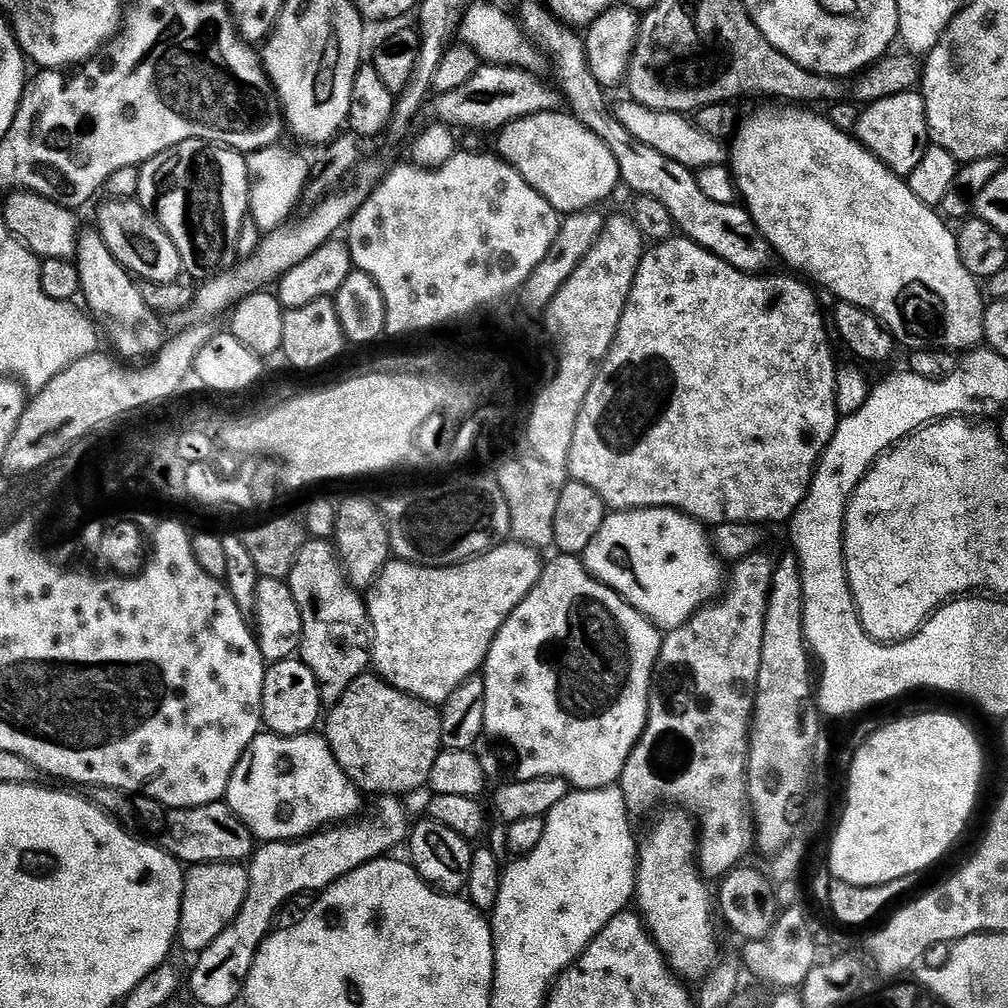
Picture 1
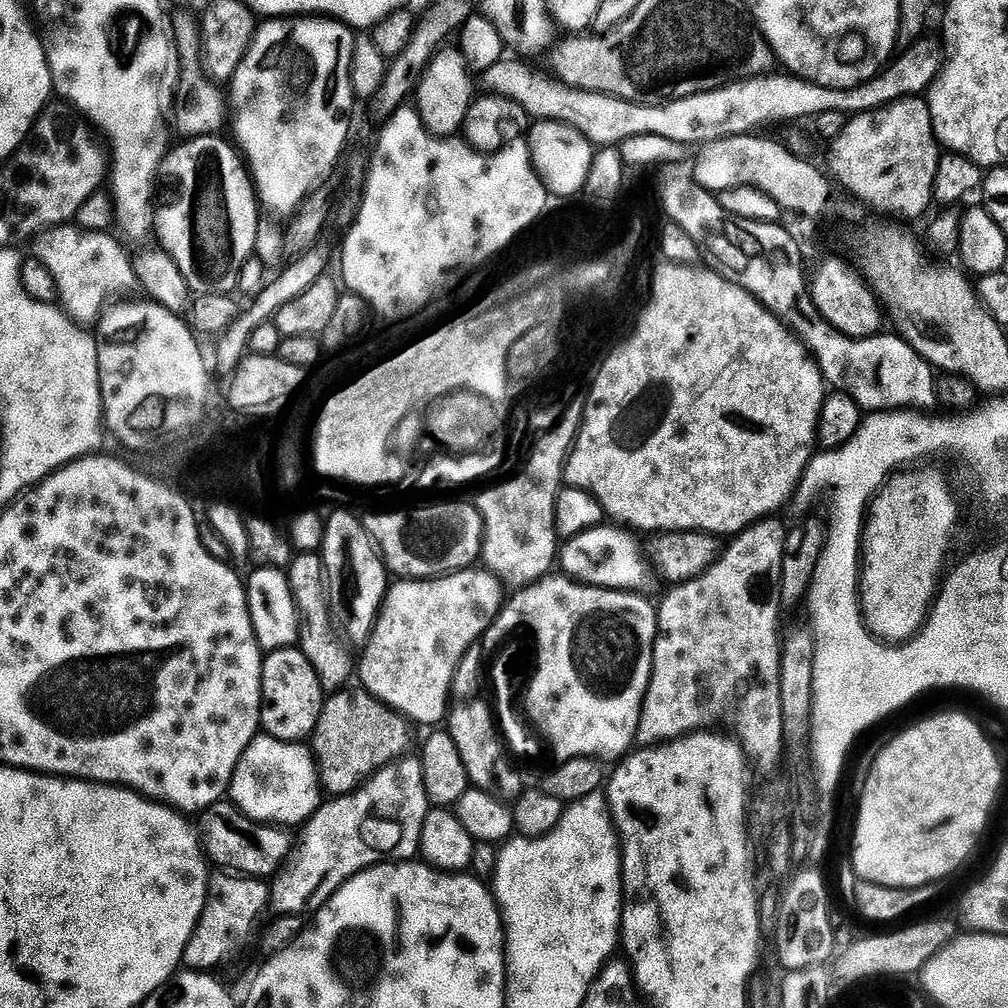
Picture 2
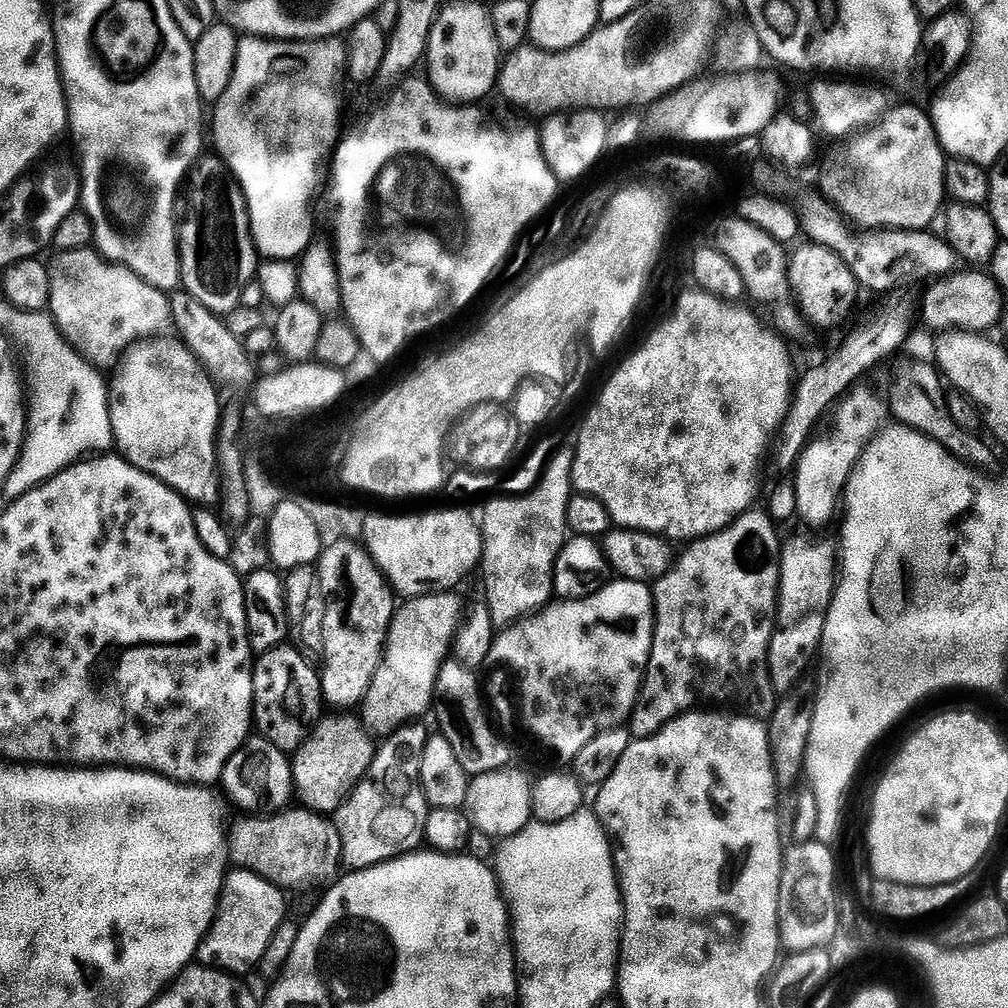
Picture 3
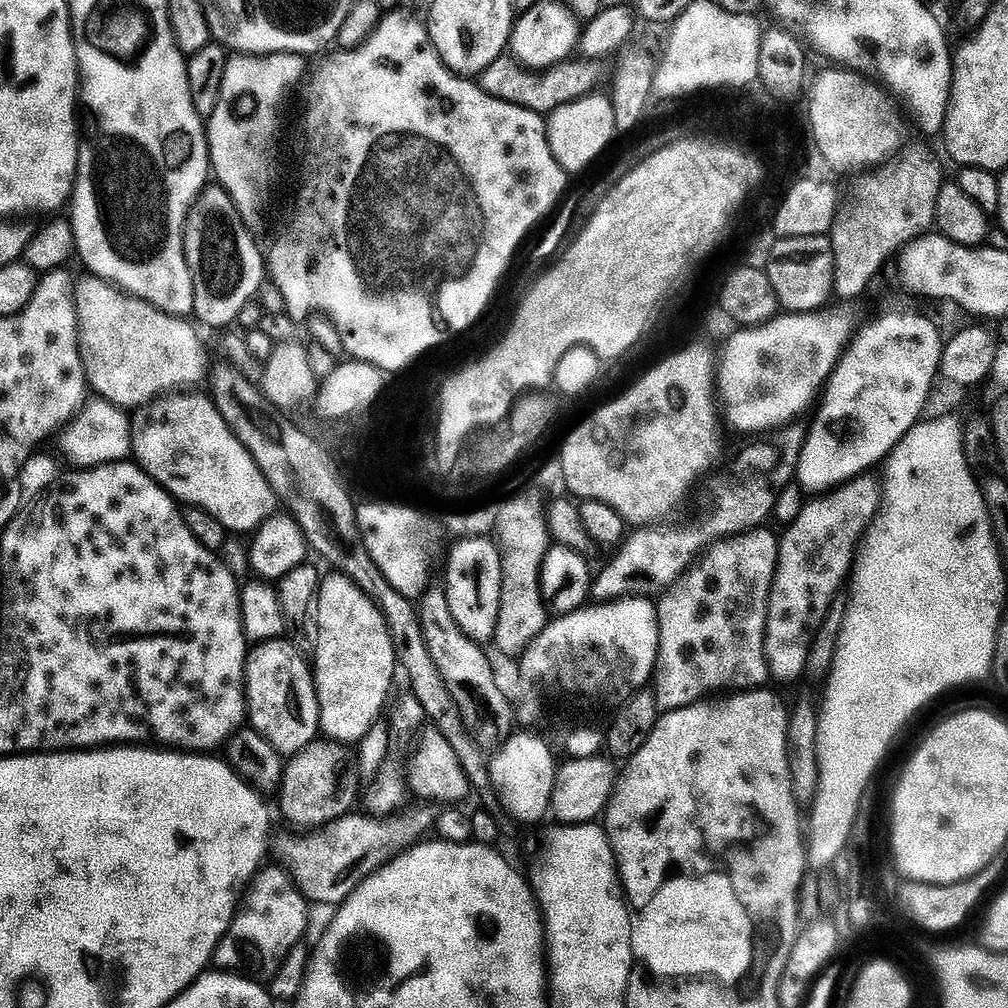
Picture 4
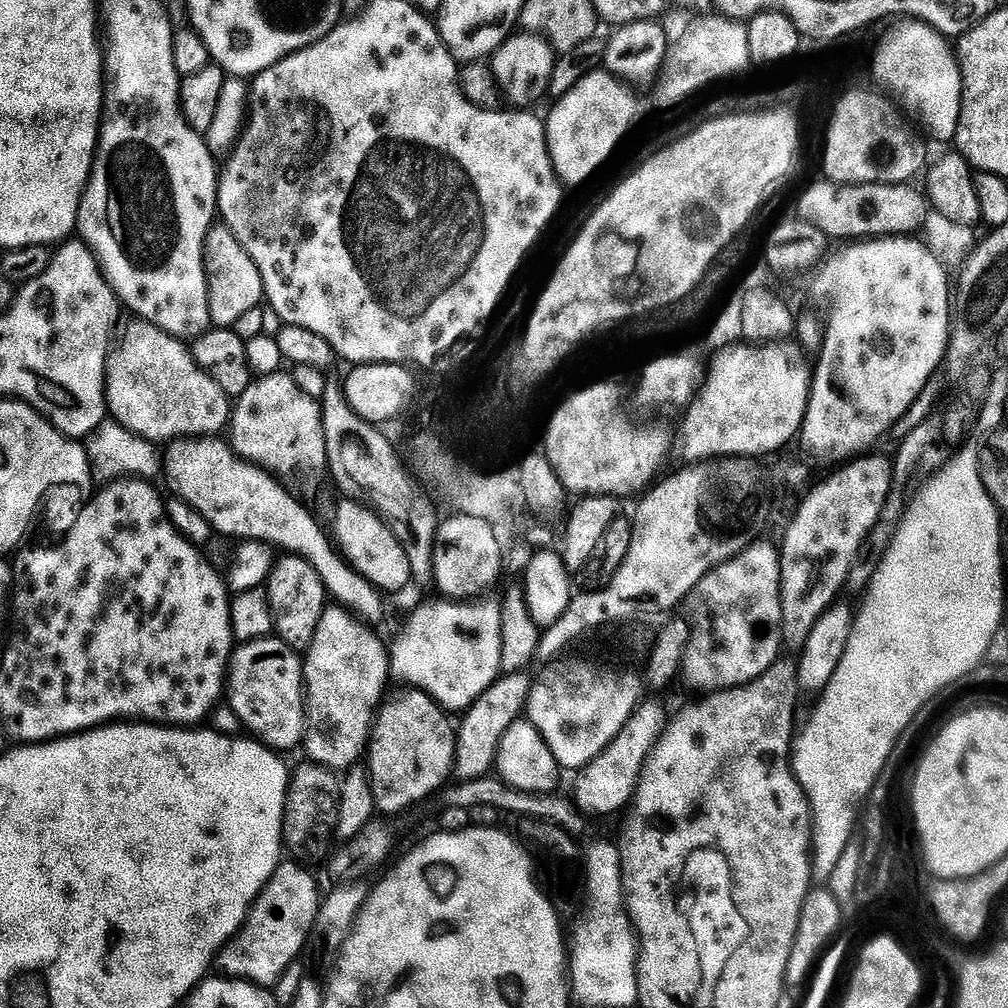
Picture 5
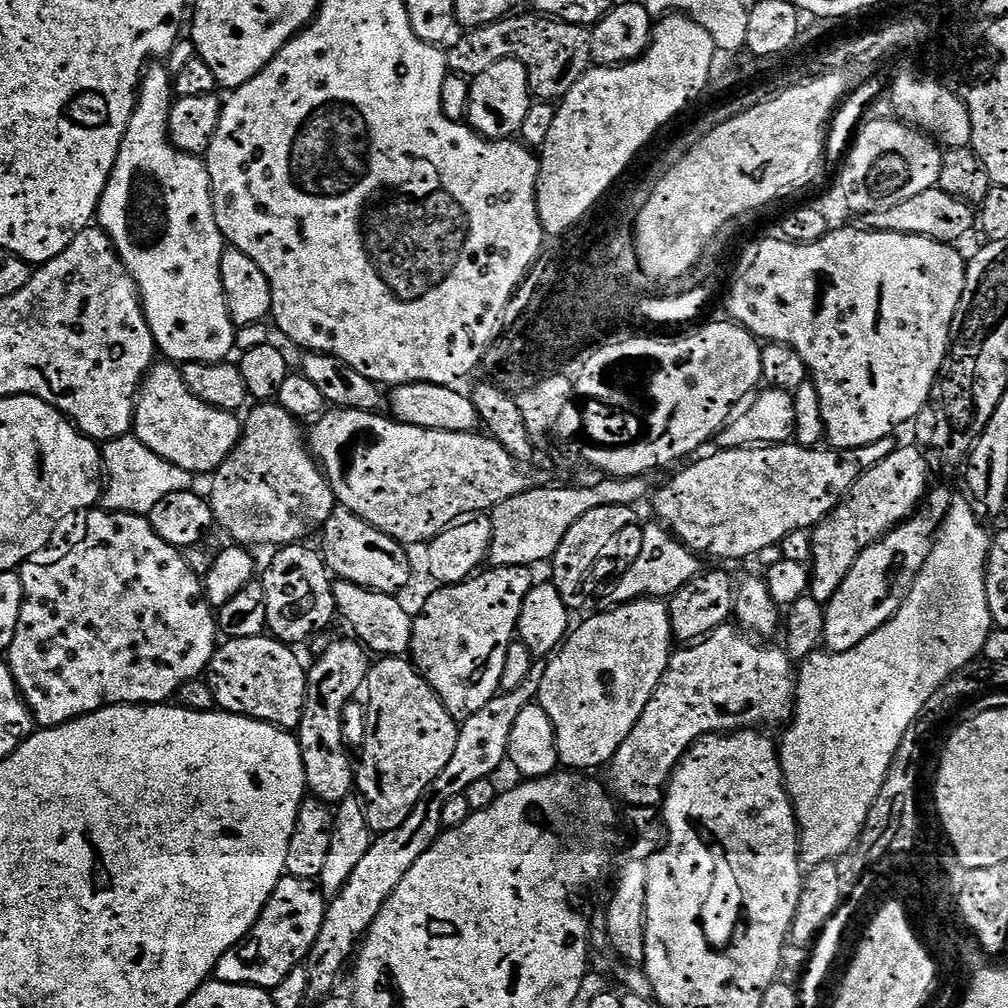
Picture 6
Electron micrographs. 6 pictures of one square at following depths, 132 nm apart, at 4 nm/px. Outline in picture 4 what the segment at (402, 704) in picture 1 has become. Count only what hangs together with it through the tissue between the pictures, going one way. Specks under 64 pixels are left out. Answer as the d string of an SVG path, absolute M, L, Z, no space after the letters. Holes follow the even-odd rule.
M317 738L285 763L284 777L278 789L280 812L292 823L302 824L306 830L341 820L355 809L352 807L356 804L359 779L358 760L349 745L340 744L337 740Z

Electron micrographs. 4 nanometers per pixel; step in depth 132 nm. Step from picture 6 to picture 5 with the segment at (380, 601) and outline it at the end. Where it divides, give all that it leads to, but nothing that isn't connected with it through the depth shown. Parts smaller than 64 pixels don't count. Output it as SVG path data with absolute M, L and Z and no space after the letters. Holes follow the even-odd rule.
M184 438L179 442L169 443L168 457L164 456L162 460L162 472L165 477L168 475L168 484L176 491L173 493L206 517L219 535L227 538L240 536L241 541L263 540L272 546L281 544L285 553L304 557L306 562L310 562L310 566L314 566L314 570L318 570L318 578L322 578L331 597L337 596L340 599L337 601L343 602L369 625L376 626L384 616L384 606L380 602L381 593L337 552L329 533L327 536L320 529L320 520L315 515L304 516L303 506L280 485L283 483L277 477L241 459L225 441L224 444L220 438Z

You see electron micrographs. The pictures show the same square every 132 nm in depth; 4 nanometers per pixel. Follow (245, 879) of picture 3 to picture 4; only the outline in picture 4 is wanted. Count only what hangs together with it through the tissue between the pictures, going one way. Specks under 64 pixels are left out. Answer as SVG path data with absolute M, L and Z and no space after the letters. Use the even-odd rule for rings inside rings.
M279 866L268 867L261 867L247 885L248 893L245 896L243 893L238 904L238 911L232 917L228 933L220 939L220 945L216 948L214 957L217 969L246 976L257 982L264 982L275 976L282 957L292 947L294 941L300 942L305 939L304 931L308 928L308 908L310 909L309 901L305 900L304 895L296 889L296 885L288 877L287 872Z

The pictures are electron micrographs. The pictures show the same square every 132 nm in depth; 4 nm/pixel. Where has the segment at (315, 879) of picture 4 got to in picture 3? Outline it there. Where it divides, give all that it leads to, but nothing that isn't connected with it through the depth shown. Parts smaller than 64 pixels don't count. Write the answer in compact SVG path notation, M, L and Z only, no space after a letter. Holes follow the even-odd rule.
M303 806L295 807L272 814L276 816L240 814L233 822L232 829L226 832L228 852L236 863L233 865L266 878L281 890L289 890L306 883L311 876L318 875L327 866L331 856L339 857L342 845L335 823L319 812Z

